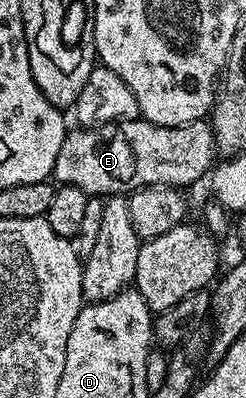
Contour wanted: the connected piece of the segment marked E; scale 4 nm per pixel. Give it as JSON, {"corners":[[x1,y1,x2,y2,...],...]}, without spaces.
{"corners":[[139,118,120,120,112,124,99,124,97,128,78,126,75,129,75,132,74,129,67,131,64,146,60,146,53,179,59,185,76,186,91,198,126,196,138,188,147,188,153,184,175,186,194,184,202,175,205,177,216,164,214,130,205,119,184,126,156,126,152,122]]}

